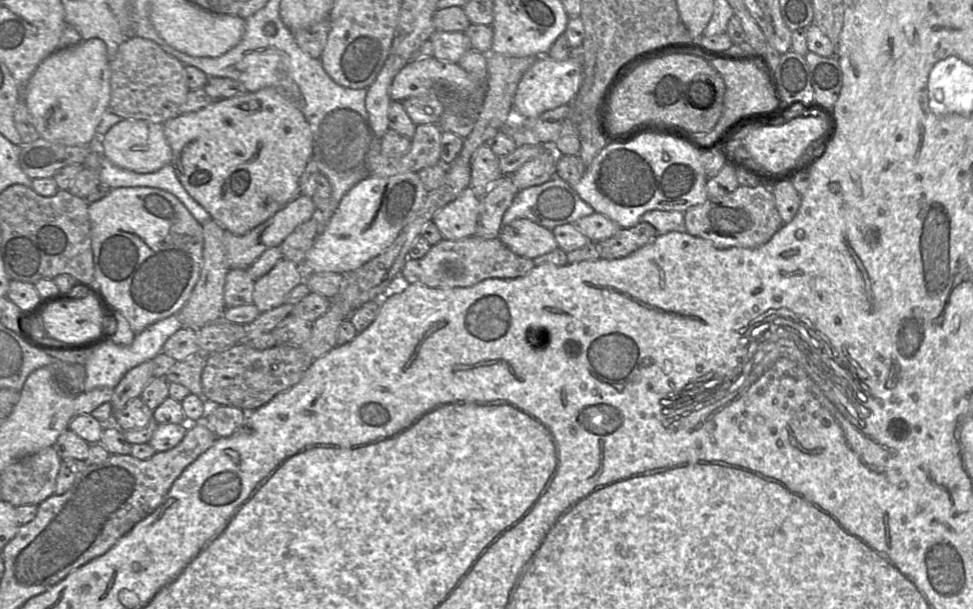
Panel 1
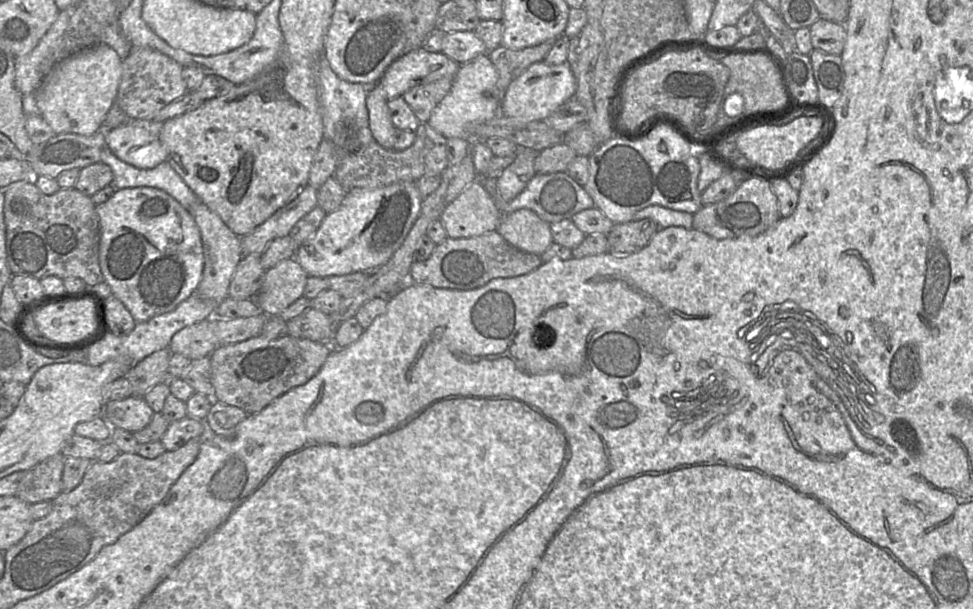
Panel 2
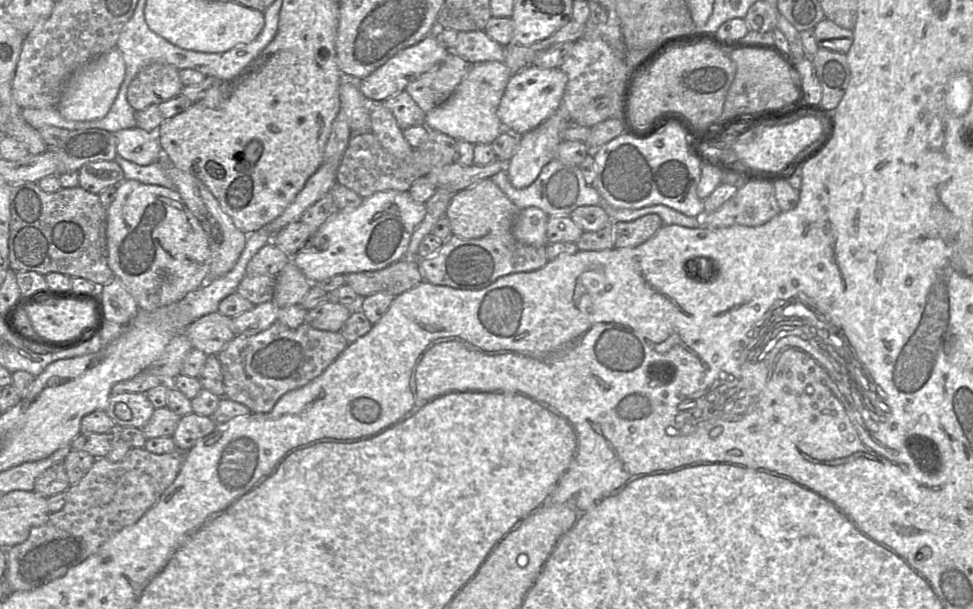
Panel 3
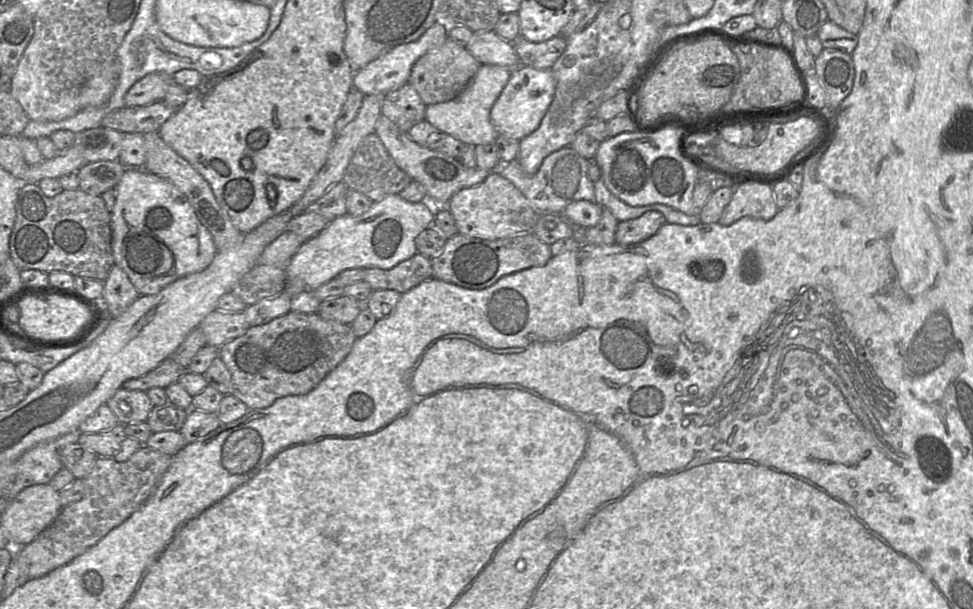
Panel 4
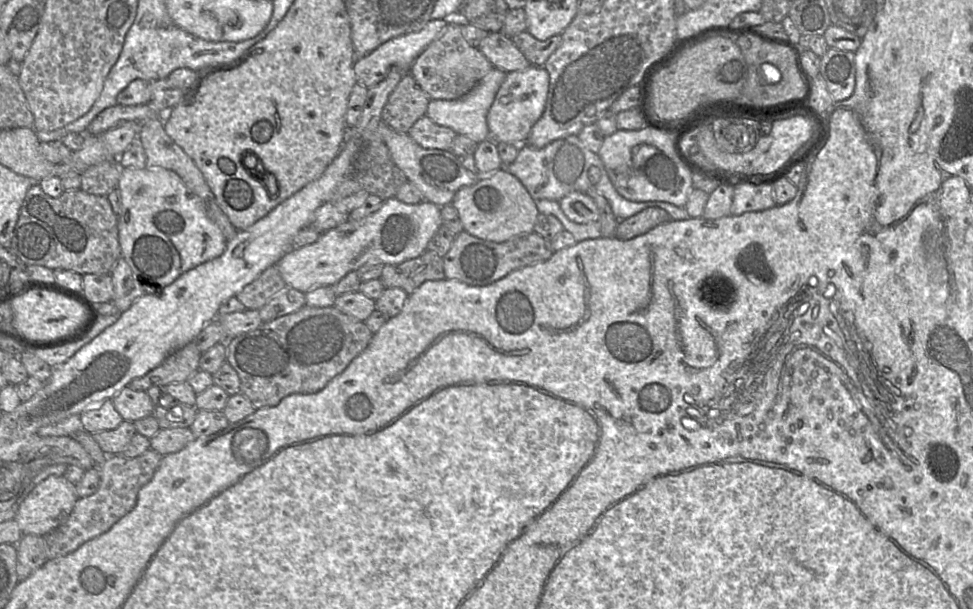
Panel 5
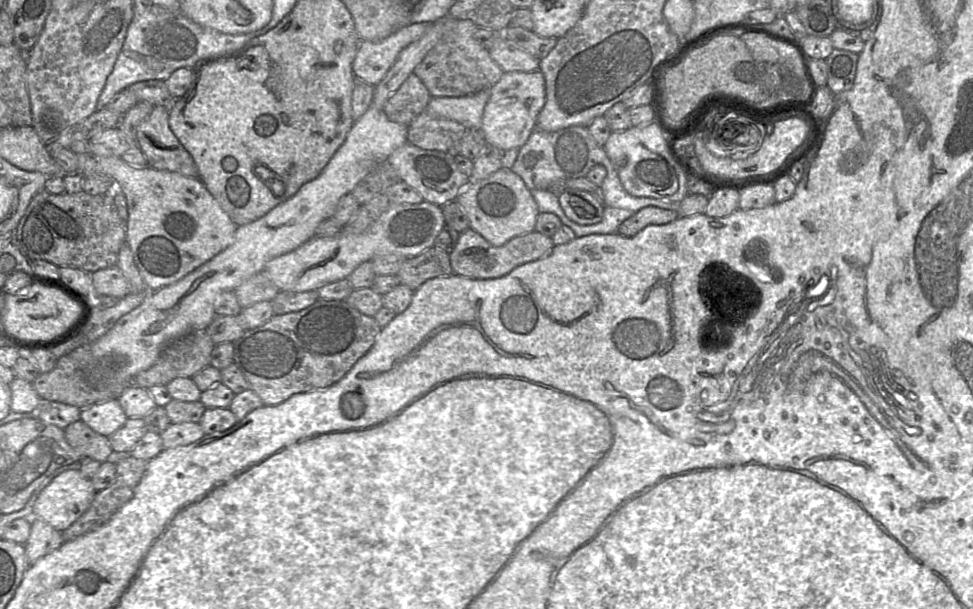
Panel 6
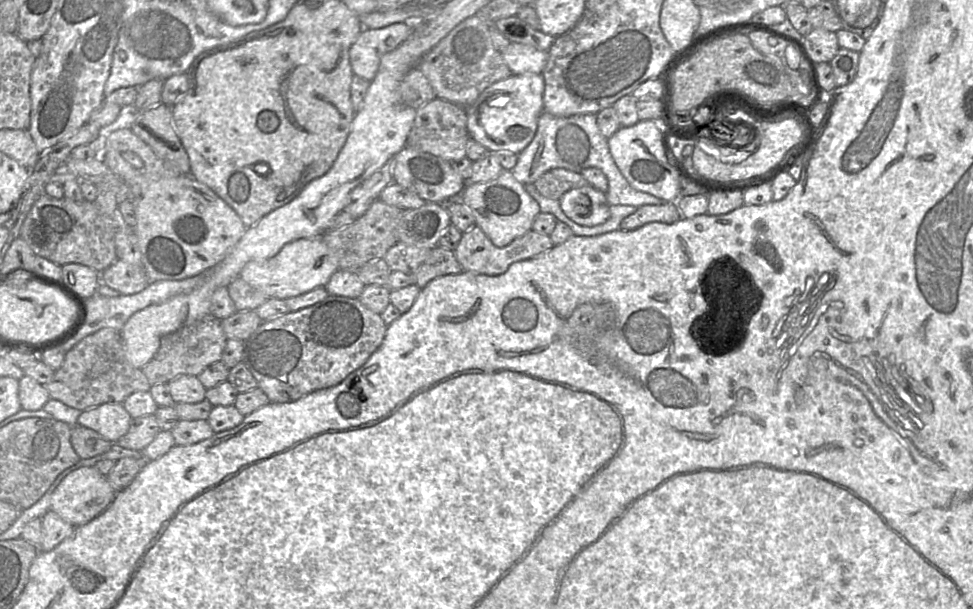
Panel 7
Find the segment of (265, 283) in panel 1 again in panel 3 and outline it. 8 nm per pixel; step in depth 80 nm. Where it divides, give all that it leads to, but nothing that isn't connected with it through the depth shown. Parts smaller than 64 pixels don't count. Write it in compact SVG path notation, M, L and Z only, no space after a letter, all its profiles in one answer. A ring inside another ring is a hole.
M292 260L282 268L275 278L272 301L280 309L299 304L312 285Z

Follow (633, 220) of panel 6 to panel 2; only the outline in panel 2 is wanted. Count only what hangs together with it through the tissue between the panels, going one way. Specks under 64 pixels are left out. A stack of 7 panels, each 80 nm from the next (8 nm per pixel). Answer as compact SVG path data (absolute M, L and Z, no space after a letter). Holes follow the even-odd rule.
M647 218L614 224L607 234L607 252L613 255L635 252L646 246L658 229L658 224Z

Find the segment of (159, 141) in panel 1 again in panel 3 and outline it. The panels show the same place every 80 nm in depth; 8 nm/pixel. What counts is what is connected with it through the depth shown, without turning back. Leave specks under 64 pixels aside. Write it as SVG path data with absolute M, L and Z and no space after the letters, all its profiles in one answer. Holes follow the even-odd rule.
M138 127L118 130L117 154L138 165L146 166L160 159L162 148L155 133Z

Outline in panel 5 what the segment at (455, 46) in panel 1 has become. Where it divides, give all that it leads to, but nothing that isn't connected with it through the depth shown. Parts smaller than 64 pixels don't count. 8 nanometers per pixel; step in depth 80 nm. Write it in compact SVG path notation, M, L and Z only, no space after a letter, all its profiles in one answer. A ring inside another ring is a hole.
M489 32L477 48L494 68L506 73L524 70L531 66L512 39L502 32Z

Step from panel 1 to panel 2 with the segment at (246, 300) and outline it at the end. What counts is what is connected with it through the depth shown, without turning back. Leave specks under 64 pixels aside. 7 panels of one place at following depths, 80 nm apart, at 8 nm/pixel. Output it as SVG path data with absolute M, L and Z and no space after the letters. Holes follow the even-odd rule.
M262 253L245 255L239 261L229 287L229 296L234 299L255 299L260 281L266 270L261 264Z

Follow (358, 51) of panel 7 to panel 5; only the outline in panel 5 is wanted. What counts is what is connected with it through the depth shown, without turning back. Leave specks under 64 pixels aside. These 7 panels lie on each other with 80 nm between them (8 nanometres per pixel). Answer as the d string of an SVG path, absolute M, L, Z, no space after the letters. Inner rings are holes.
M450 19L430 20L421 30L390 39L367 55L357 58L353 65L356 82L372 88L383 81L393 67L409 71L415 59L442 33L449 21Z

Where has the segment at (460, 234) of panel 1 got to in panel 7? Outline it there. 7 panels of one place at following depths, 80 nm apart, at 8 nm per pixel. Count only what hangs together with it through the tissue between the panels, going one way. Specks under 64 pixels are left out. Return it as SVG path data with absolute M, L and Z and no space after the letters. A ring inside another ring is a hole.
M502 170L495 179L487 182L466 183L460 201L471 209L476 226L497 247L507 246L531 230L536 216L541 212L538 203L527 193L524 184L514 178L511 170Z

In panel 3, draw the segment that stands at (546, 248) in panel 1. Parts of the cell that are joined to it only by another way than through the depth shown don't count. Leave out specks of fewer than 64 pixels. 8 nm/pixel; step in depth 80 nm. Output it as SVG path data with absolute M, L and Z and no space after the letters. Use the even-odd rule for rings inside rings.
M537 207L521 209L512 226L511 234L523 244L546 246L548 218L549 216Z

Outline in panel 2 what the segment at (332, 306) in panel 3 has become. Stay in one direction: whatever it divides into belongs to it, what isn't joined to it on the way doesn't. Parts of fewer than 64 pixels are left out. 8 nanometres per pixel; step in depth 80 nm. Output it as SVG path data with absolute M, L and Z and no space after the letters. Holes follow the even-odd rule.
M309 307L286 323L287 335L321 343L334 341L330 316L317 309Z

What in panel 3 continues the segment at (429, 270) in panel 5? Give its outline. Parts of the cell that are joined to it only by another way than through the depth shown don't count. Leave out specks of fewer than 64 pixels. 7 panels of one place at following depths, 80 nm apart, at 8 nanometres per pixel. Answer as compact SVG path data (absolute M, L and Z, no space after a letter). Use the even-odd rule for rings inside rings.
M418 258L401 259L381 270L345 274L345 283L361 297L377 292L398 296L421 281Z

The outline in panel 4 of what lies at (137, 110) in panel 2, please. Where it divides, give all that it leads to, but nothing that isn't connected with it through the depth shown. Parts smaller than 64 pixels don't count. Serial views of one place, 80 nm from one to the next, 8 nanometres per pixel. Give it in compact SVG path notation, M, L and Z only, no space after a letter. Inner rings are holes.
M152 72L136 81L125 94L127 107L145 106L162 101L166 95L172 76L163 72Z

